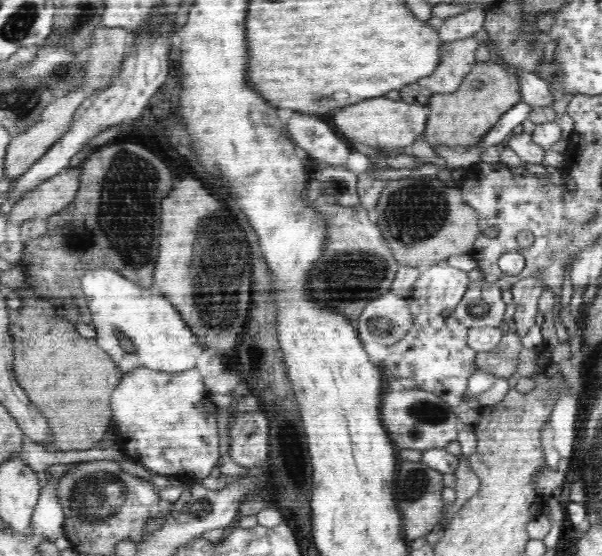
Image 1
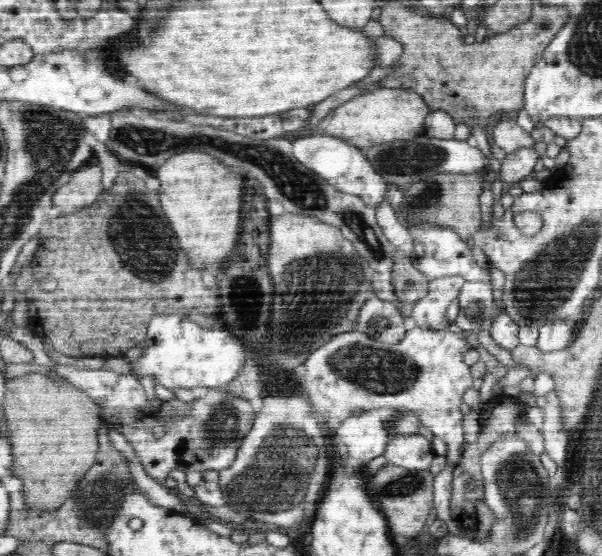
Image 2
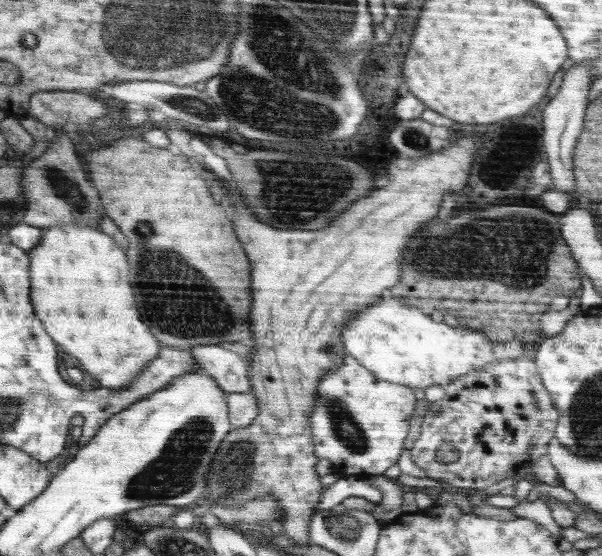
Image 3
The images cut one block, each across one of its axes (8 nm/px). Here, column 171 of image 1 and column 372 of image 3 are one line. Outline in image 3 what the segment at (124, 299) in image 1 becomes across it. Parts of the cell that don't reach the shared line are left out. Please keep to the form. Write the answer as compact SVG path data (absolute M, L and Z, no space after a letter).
M392 298L378 300L367 308L355 312L344 327L342 342L346 355L355 357L364 368L371 370L380 380L401 384L421 392L428 386L447 385L472 371L504 360L518 359L529 354L537 344L520 343L512 340L506 343L492 341L481 331L472 328L450 328L441 322L434 322L410 304L392 304Z

